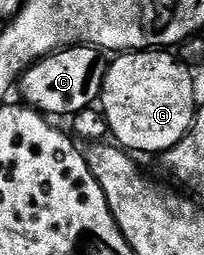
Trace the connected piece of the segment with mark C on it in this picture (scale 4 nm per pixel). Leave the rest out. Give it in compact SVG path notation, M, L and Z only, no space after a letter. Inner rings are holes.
M87 46L62 48L59 52L51 52L24 73L18 84L19 91L24 91L23 99L31 107L49 117L71 118L99 101L100 93L104 91L106 71L106 60L103 58L105 59L97 49Z

